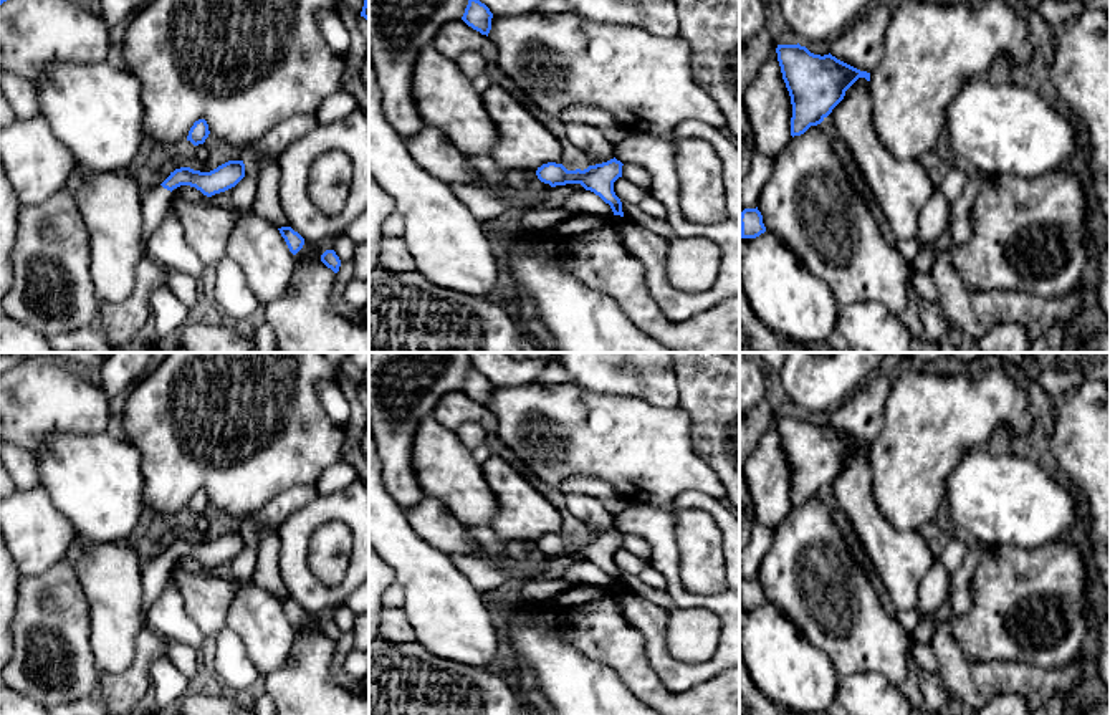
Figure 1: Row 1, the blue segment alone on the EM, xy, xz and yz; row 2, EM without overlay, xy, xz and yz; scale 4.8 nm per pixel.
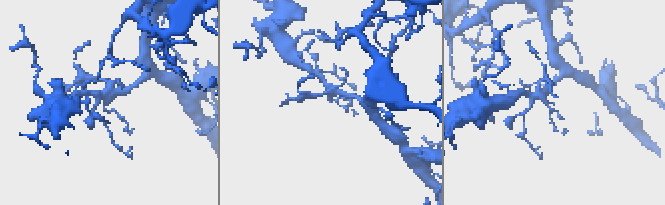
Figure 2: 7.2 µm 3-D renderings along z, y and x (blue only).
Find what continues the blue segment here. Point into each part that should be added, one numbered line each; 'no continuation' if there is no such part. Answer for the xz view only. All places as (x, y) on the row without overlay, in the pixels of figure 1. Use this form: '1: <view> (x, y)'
no continuation

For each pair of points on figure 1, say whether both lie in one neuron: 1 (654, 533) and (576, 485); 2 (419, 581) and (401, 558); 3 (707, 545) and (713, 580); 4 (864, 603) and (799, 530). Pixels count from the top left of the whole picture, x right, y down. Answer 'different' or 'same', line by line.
1: different
2: same
3: same
4: same

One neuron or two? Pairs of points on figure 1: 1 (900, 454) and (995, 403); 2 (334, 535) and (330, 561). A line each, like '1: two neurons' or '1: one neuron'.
1: one neuron
2: one neuron

